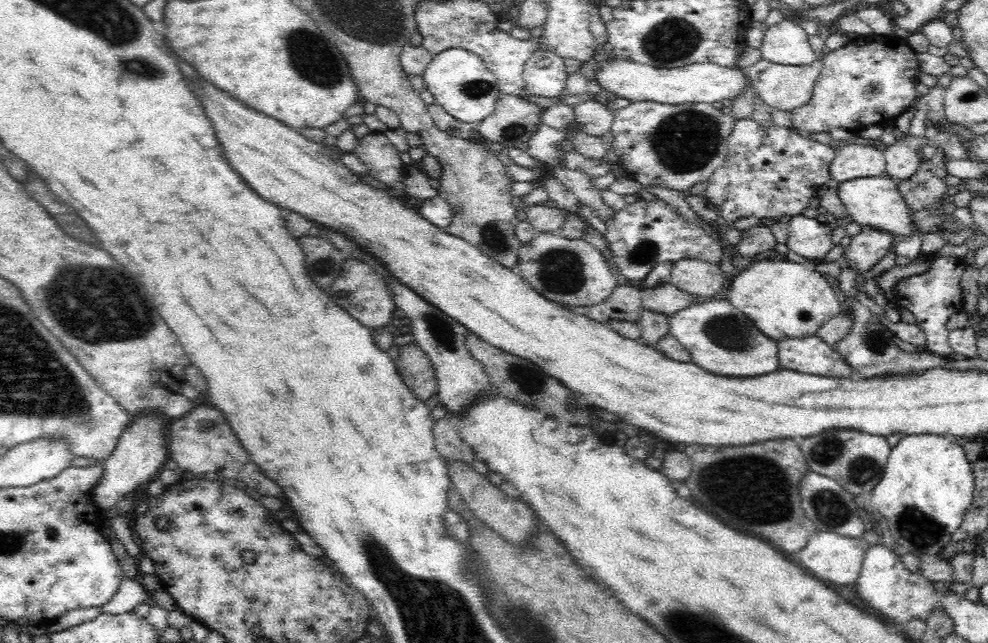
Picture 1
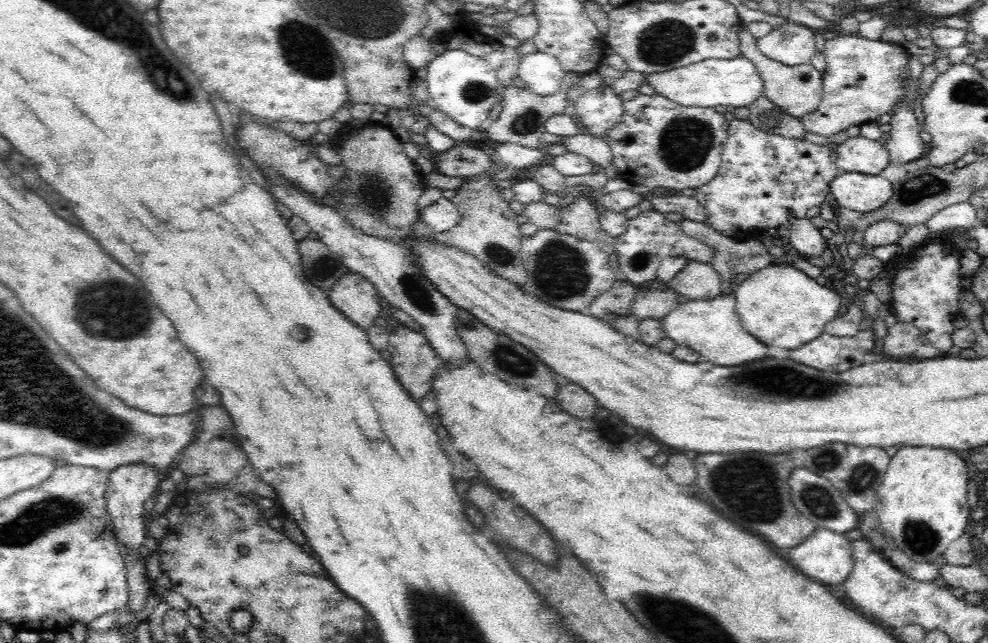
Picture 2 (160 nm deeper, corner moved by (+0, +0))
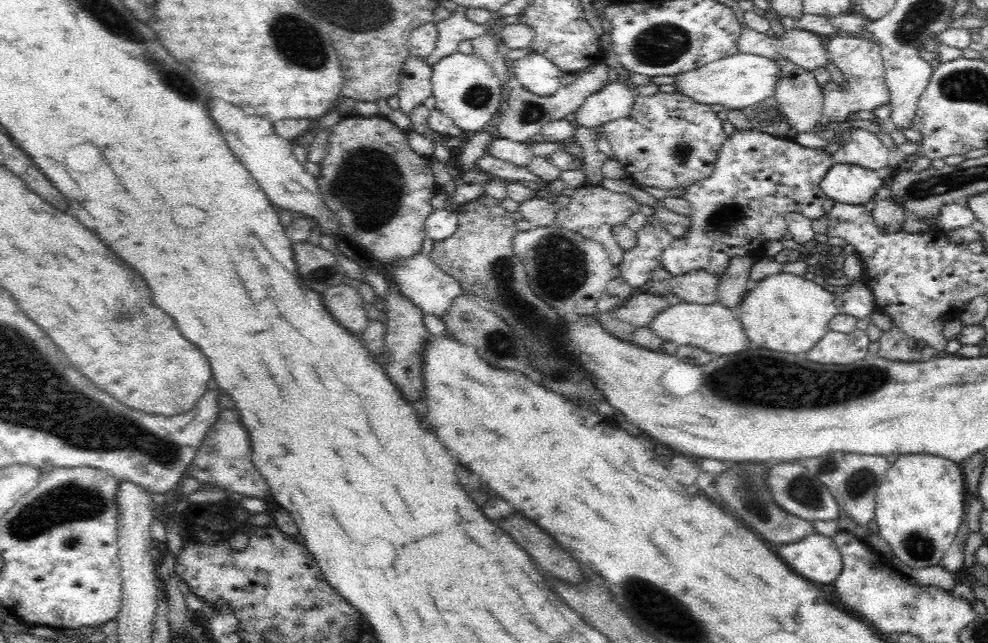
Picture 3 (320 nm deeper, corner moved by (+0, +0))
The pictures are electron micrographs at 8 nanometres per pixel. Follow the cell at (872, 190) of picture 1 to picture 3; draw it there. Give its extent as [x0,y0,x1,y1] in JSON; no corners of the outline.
[819,163,884,204]

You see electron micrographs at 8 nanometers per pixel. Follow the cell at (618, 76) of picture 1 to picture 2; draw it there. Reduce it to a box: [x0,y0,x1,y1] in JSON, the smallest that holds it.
[644,57,764,108]

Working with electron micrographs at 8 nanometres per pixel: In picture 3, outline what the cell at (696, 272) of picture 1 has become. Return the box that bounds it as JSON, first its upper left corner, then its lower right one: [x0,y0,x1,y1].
[672,270,719,304]

